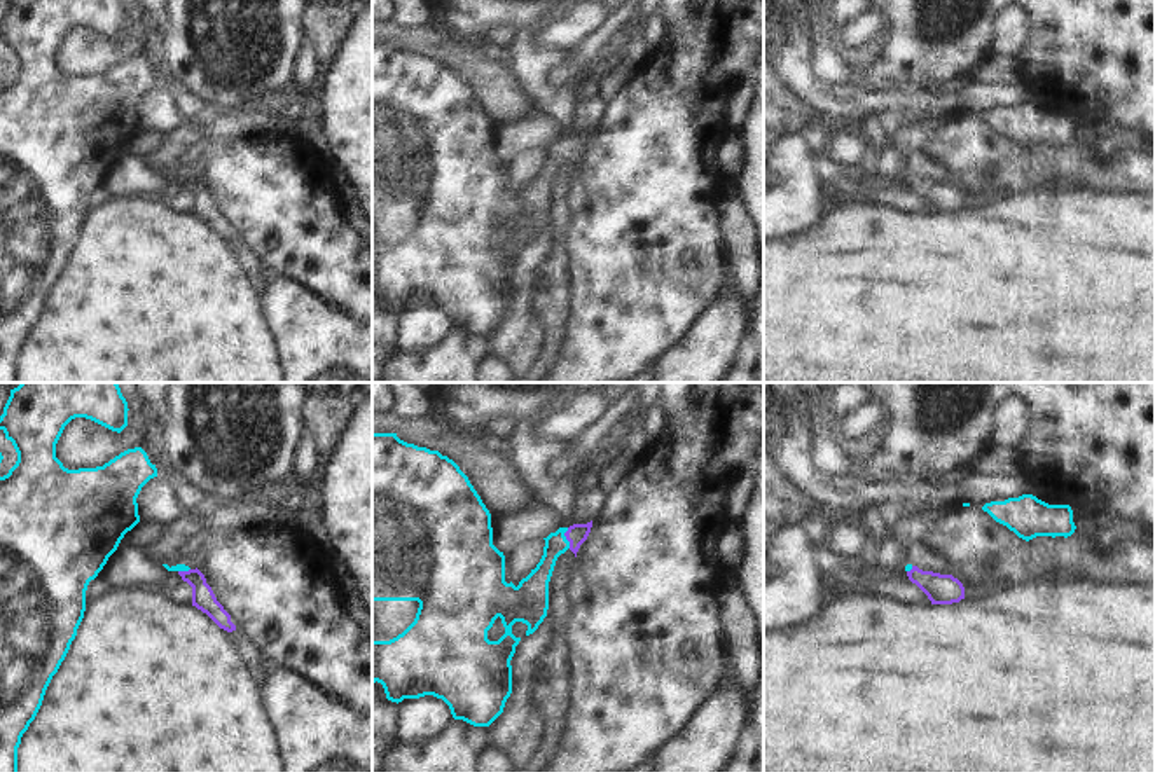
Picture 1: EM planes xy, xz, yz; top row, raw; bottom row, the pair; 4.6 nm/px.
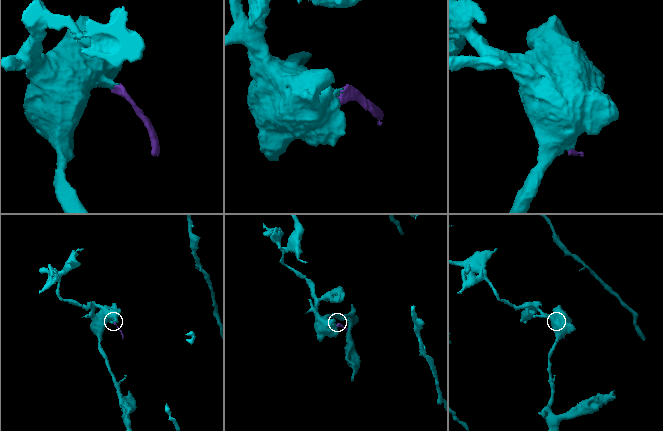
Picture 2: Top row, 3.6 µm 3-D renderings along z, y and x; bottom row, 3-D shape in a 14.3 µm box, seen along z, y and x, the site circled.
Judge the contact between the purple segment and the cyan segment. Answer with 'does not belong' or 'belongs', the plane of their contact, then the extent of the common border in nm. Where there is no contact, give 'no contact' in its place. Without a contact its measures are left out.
belongs | xz | 100 nm

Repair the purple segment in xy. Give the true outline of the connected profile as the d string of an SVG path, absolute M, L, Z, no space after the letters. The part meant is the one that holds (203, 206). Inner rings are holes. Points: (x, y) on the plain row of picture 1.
M163 173L168 180L176 180L183 190L192 196L192 215L206 222L220 238L232 241L236 234L231 231L231 224L217 210L211 196L206 192L204 183L196 176L190 178L185 173L168 175Z

